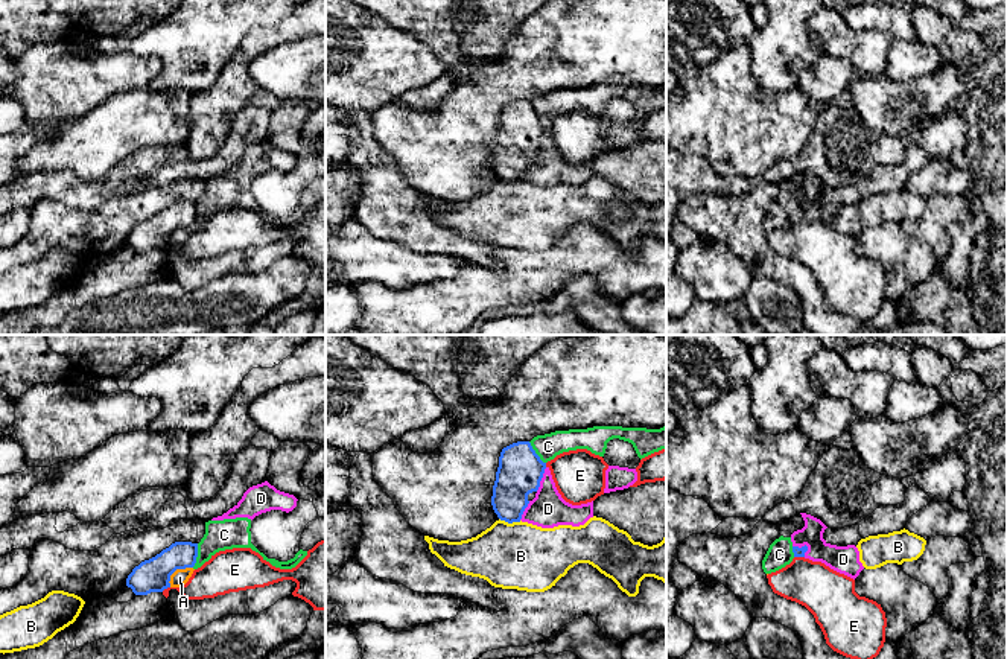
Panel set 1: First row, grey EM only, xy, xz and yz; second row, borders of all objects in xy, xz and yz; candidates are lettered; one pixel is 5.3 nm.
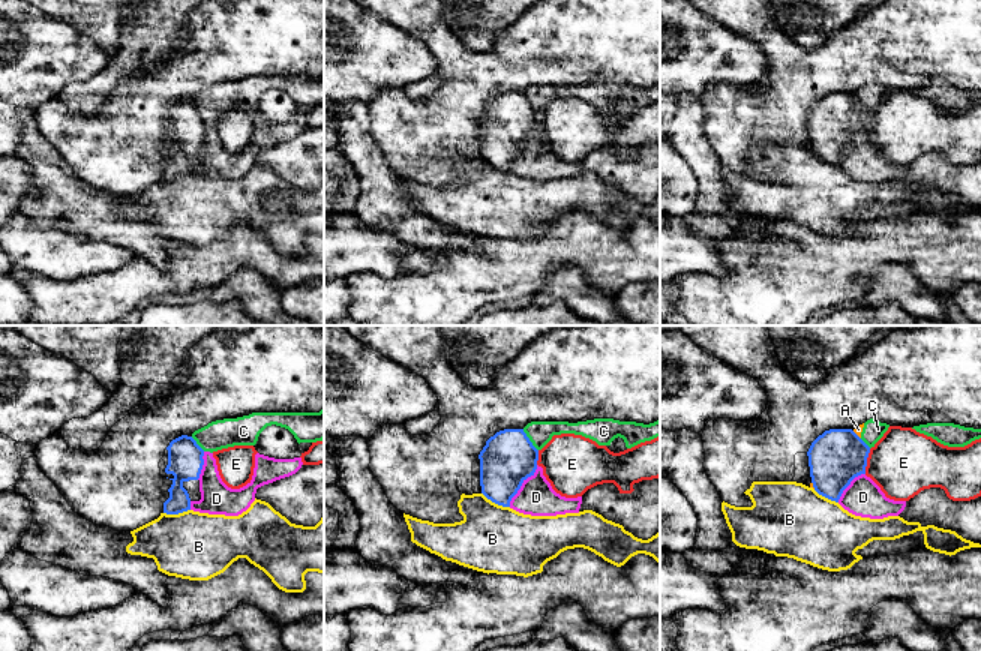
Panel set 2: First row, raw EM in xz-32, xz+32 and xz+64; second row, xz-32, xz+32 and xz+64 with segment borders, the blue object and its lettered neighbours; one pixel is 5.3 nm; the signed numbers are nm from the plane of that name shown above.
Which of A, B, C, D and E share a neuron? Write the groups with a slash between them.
A C D / B / E

